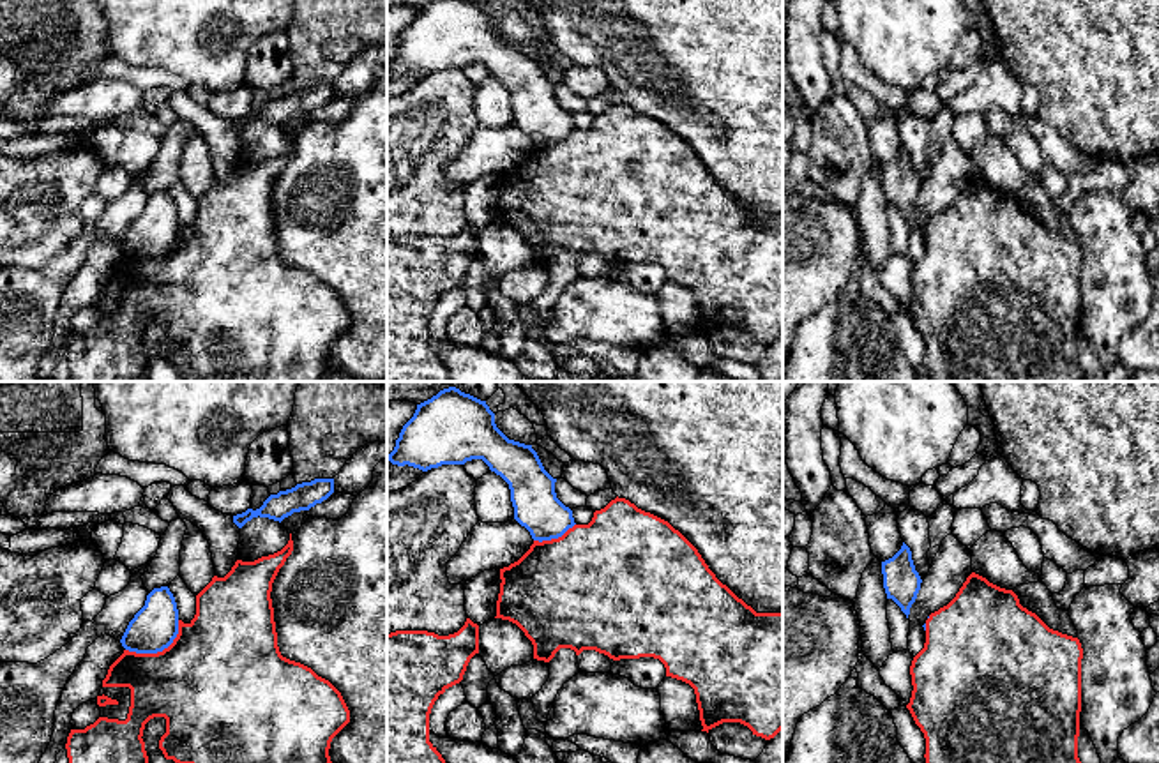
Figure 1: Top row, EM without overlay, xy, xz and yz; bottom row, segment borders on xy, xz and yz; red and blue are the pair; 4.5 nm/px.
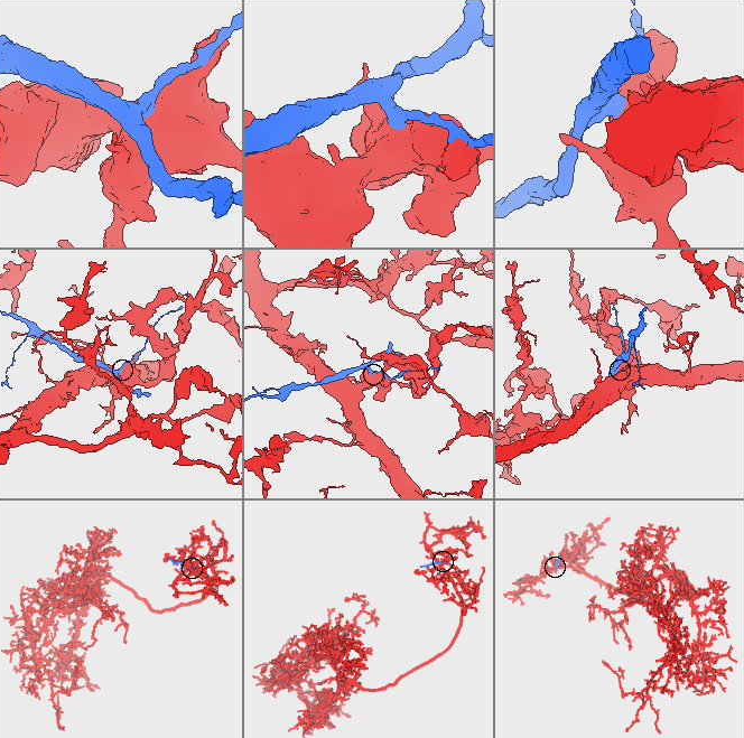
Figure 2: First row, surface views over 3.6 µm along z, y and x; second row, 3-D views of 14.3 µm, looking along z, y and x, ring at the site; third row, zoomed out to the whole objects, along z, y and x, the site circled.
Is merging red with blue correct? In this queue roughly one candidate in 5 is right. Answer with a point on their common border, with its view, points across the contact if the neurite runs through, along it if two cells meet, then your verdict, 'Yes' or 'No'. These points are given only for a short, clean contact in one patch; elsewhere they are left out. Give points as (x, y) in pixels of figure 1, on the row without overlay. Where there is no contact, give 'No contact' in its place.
Touches red at xy (159, 256). No

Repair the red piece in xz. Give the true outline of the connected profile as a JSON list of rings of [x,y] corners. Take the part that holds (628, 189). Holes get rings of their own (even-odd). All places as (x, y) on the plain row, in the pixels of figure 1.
[[[617,101],[604,113],[595,115],[588,129],[574,129],[558,143],[534,145],[518,166],[500,173],[500,184],[495,223],[509,224],[525,237],[534,249],[534,263],[549,267],[560,253],[571,253],[576,260],[583,254],[595,254],[613,265],[654,261],[664,268],[666,281],[682,284],[694,293],[701,336],[708,337],[723,327],[740,327],[753,339],[770,344],[783,334],[783,217],[756,217],[716,182],[698,154],[678,134],[668,125],[638,113],[629,104]]]

